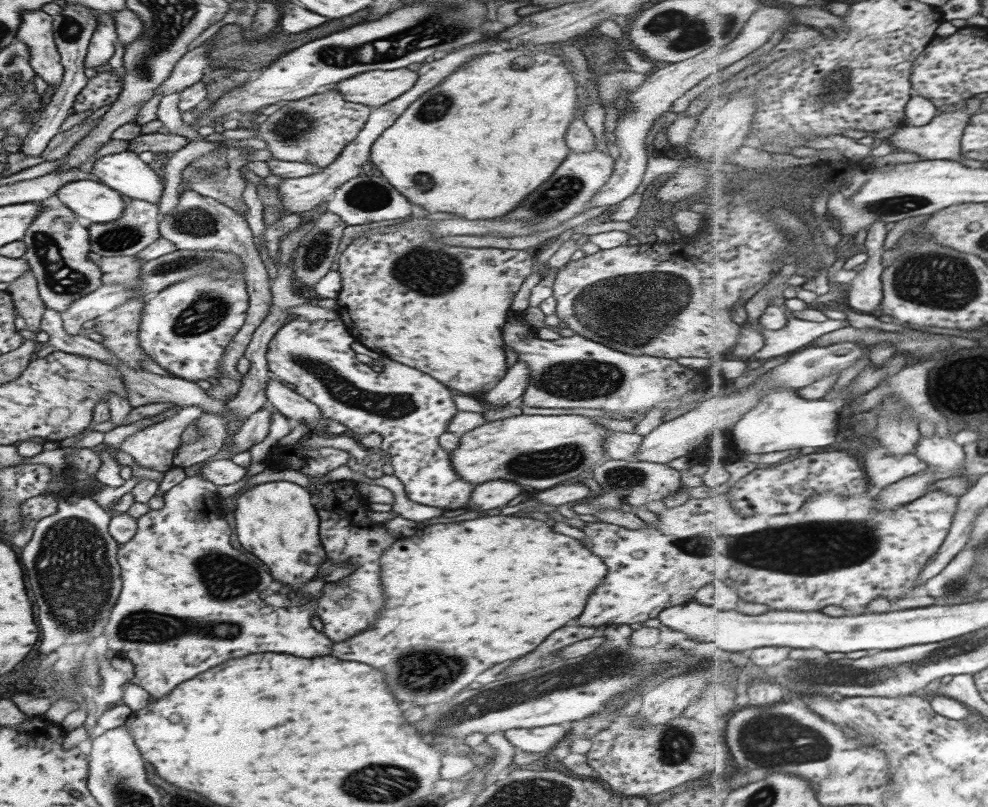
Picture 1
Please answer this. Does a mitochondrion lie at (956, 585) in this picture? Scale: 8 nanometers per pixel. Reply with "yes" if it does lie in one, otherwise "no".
yes

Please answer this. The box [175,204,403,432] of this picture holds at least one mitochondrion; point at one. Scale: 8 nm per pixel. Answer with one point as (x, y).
(315, 251)

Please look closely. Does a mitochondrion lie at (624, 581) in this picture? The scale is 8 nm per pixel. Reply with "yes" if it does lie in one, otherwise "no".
no

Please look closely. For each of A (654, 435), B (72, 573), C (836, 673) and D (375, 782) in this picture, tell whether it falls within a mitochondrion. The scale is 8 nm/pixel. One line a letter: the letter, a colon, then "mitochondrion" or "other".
A: other
B: mitochondrion
C: mitochondrion
D: mitochondrion

